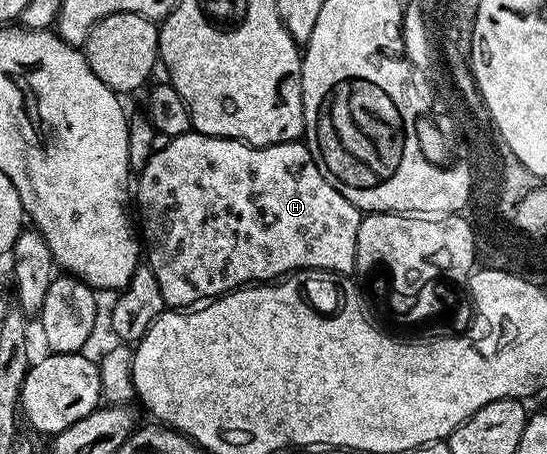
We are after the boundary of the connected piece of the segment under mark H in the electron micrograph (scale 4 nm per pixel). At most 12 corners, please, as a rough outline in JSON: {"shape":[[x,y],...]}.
{"shape":[[196,131],[135,181],[170,310],[352,274],[308,145]]}

